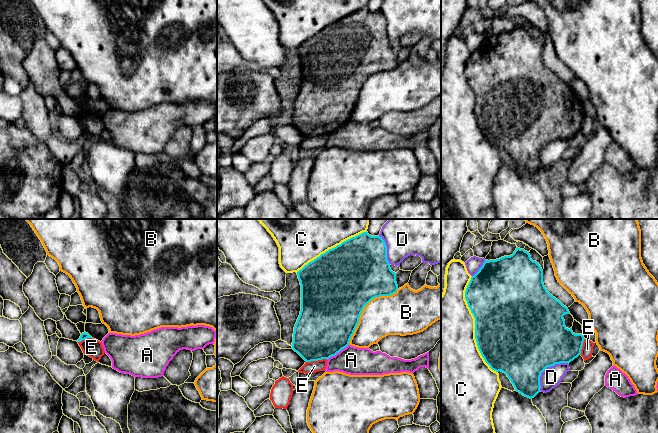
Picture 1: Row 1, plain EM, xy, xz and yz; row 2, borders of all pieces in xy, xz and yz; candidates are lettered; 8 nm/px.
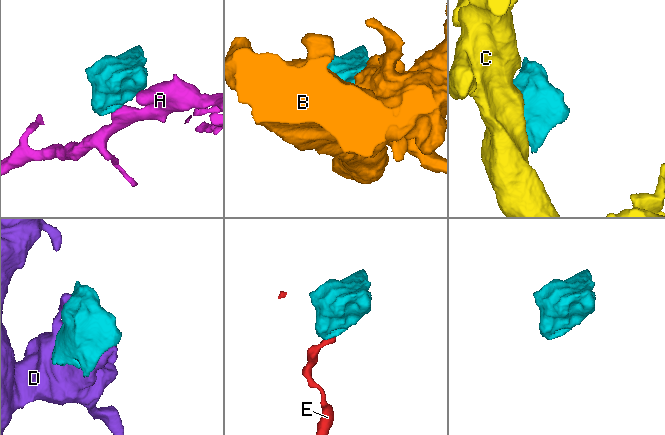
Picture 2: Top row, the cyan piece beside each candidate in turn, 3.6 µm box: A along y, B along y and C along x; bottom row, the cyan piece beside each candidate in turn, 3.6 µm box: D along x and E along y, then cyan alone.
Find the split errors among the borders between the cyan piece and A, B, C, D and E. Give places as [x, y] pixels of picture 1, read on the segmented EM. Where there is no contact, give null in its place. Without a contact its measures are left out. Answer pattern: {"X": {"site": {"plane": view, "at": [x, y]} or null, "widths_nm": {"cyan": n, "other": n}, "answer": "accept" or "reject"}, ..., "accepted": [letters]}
{"A": {"site": {"plane": "xz", "at": [337, 352]}, "widths_nm": {"cyan": 460, "other": 220}, "answer": "reject"}, "B": {"site": {"plane": "xz", "at": [363, 308]}, "widths_nm": {"cyan": 500, "other": 320}, "answer": "reject"}, "C": {"site": {"plane": "yz", "at": [475, 325]}, "widths_nm": {"cyan": 500, "other": 500}, "answer": "reject"}, "D": {"site": {"plane": "yz", "at": [545, 368]}, "widths_nm": {"cyan": 500, "other": 160}, "answer": "reject"}, "E": {"site": {"plane": "xz", "at": [316, 360]}, "widths_nm": {"cyan": 440, "other": 100}, "answer": "reject"}, "accepted": []}

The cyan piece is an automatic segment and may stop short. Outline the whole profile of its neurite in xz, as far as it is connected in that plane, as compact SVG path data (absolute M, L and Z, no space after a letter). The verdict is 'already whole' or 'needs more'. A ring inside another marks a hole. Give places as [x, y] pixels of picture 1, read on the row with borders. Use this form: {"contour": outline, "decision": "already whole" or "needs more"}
{"contour": "M367 231L350 238L342 242L340 245L337 245L336 247L321 254L319 257L309 262L301 270L299 270L297 275L301 285L301 311L294 327L292 349L297 352L306 362L318 361L322 359L328 360L330 357L335 356L342 349L346 348L349 345L350 339L359 323L359 318L364 307L372 299L380 296L390 296L396 293L398 290L396 273L391 270L390 264L387 260L387 246L385 241L379 235L369 235Z", "decision": "already whole"}

